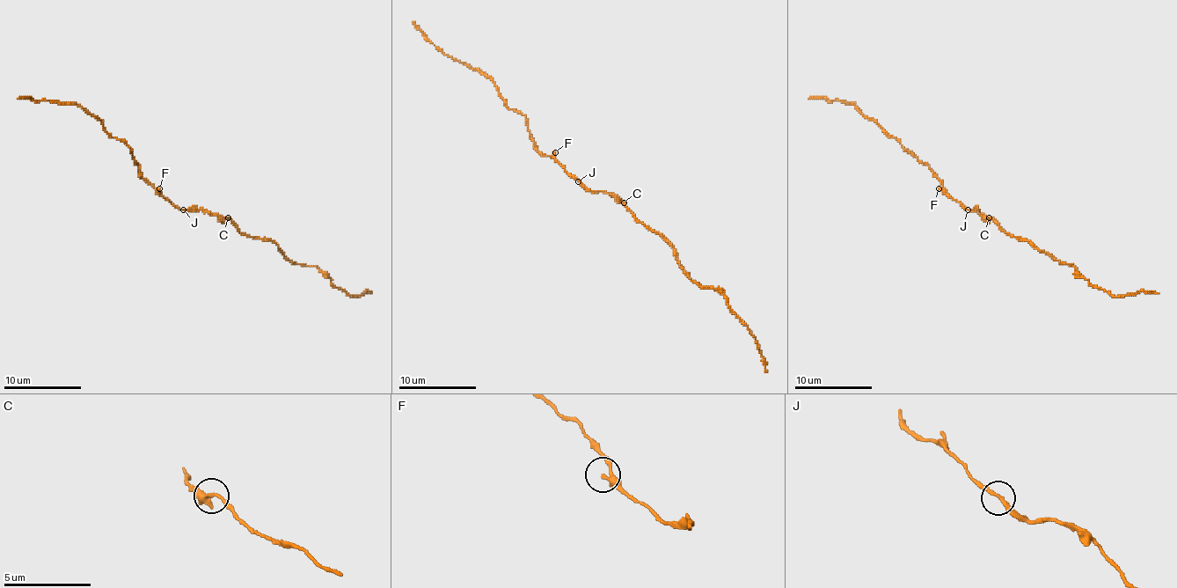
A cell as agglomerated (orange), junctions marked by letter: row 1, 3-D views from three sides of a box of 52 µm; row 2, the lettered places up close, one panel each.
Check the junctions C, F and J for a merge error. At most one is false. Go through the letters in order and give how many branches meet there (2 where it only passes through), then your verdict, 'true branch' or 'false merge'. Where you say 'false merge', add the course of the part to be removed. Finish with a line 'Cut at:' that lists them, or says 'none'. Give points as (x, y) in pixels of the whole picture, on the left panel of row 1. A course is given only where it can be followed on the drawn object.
C: branches 2; true branch
F: branches 2; true branch
J: branches 2; true branch
Cut at: none

